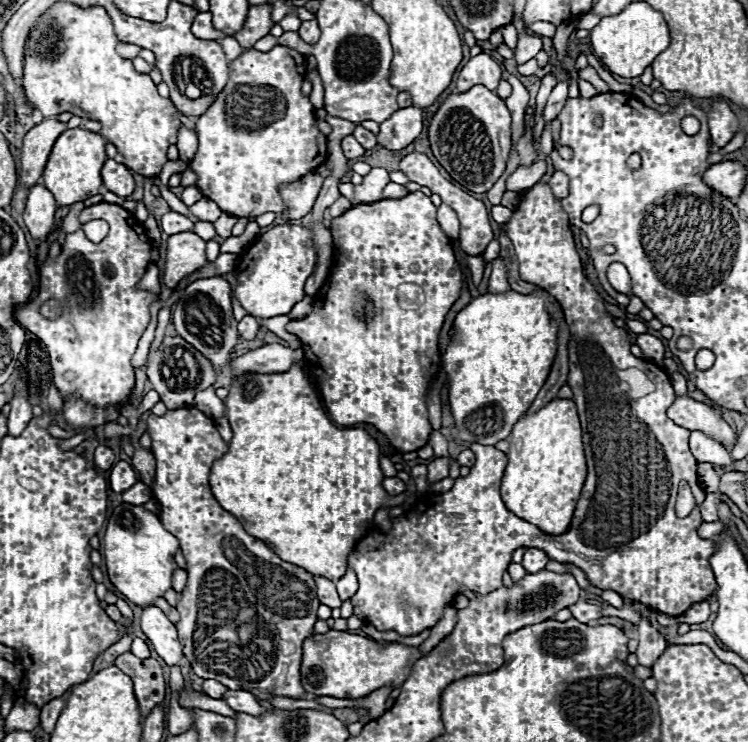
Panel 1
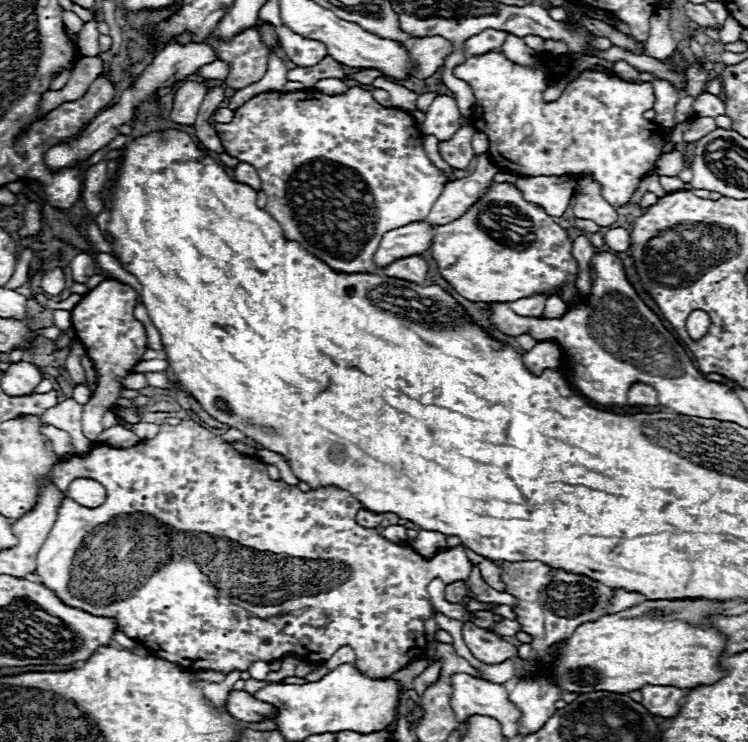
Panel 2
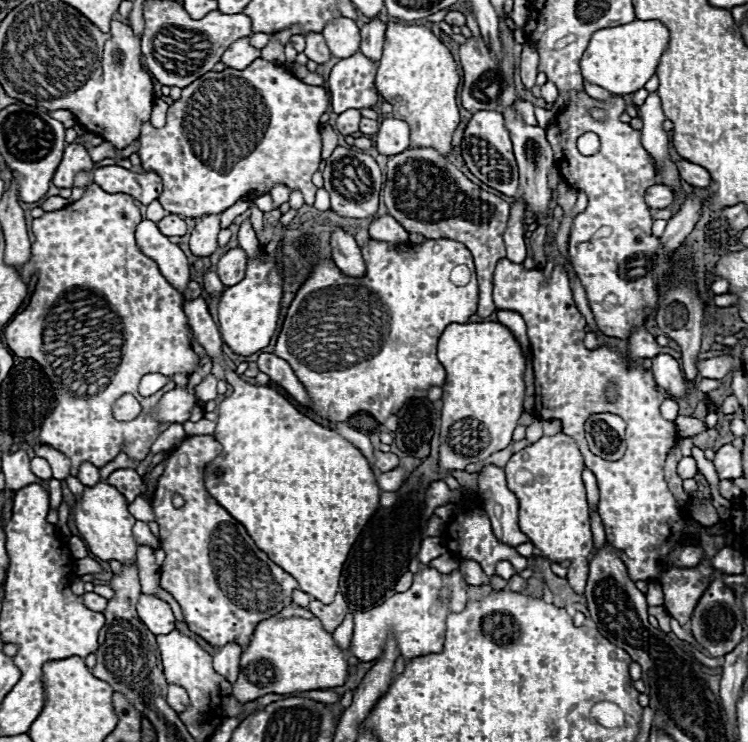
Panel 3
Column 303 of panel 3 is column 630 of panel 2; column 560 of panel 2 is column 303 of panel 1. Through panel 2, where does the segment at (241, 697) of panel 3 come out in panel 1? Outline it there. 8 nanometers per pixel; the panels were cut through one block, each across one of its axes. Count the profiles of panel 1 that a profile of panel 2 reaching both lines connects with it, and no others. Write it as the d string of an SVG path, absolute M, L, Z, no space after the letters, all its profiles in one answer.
M328 630L326 634L312 634L304 640L300 678L304 690L314 696L362 698L386 684L400 686L408 678L412 664L418 658L422 658L422 654L416 648L404 646L400 642L382 646L376 640L358 634Z

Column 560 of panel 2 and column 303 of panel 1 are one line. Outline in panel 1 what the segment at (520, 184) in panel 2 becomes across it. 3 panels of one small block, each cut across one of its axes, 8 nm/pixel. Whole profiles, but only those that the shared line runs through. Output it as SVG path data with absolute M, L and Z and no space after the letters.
M310 172L292 184L282 184L280 192L282 192L282 198L286 202L284 214L292 220L306 216L312 210L314 200L318 198L322 182L324 182L324 178L320 174Z

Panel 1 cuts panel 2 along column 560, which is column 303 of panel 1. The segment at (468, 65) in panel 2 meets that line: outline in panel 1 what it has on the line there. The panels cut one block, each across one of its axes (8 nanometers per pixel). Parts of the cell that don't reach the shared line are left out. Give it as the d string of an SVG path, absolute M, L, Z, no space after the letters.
M274 46L270 52L248 50L238 60L230 62L230 78L212 106L198 116L200 146L190 160L190 170L196 172L196 188L232 216L260 216L264 212L282 214L284 200L278 192L280 184L290 184L308 174L312 168L326 162L326 136L316 126L314 106L302 94L300 86L306 74L306 56L288 48Z

